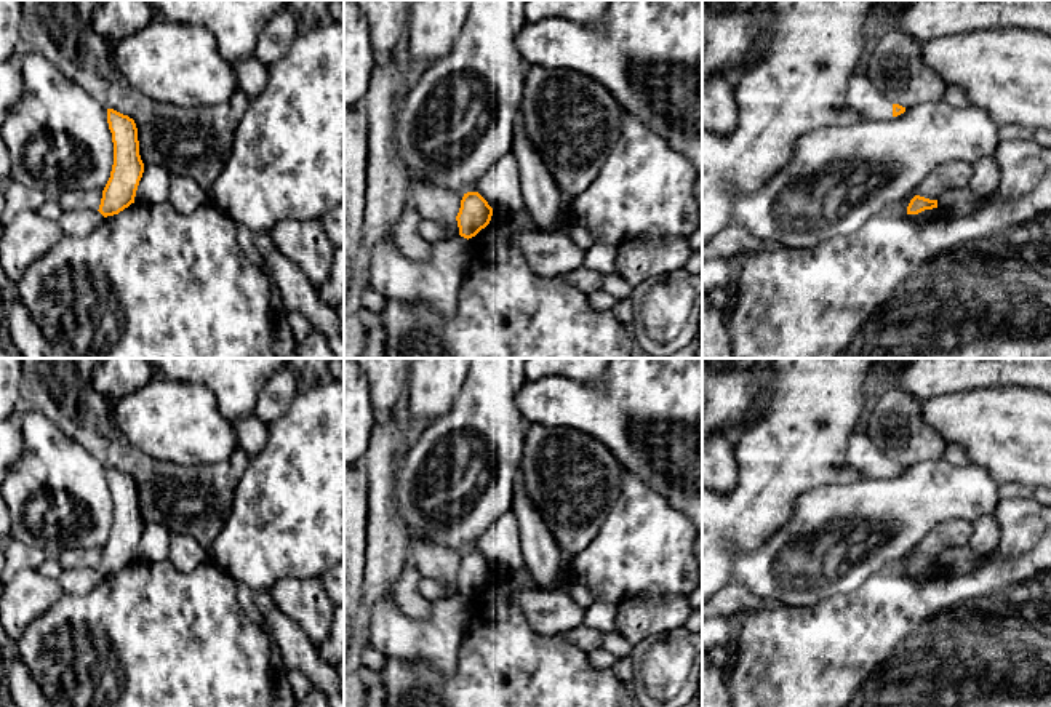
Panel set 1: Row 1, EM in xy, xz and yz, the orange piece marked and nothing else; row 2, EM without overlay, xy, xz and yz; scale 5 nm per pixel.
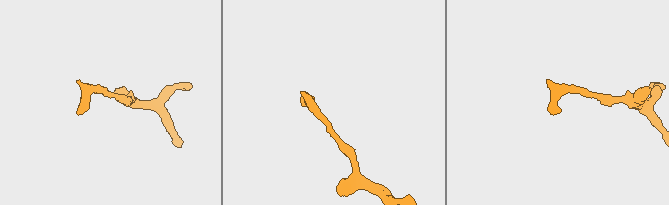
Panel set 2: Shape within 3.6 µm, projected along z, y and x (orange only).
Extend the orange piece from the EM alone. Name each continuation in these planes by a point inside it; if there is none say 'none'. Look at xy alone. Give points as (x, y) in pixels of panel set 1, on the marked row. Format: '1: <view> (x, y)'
none

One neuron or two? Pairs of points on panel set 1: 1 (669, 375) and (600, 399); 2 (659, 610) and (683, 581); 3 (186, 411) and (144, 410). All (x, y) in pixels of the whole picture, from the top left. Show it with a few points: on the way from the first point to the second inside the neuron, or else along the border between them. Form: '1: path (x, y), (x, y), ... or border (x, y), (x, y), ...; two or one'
1: path (651, 378), (631, 399), (618, 399); one
2: border (685, 595), (635, 599); two
3: path (176, 415), (154, 415); one

